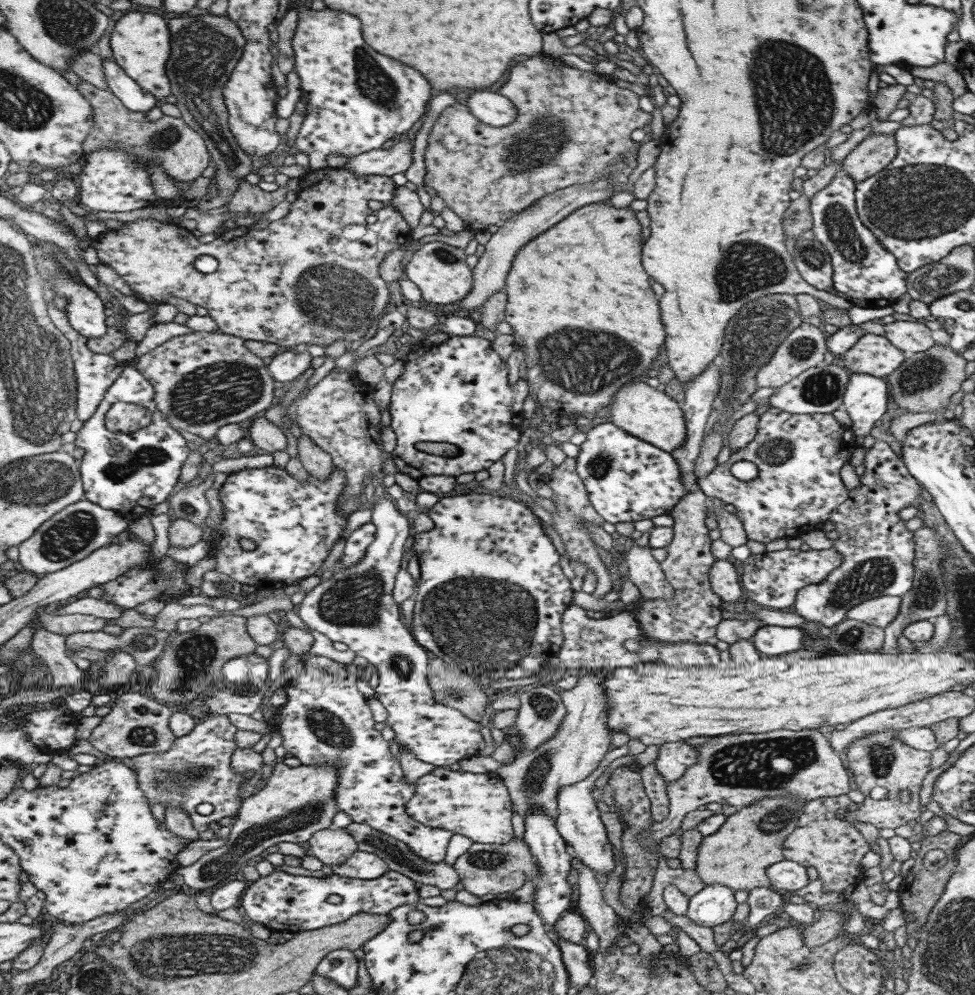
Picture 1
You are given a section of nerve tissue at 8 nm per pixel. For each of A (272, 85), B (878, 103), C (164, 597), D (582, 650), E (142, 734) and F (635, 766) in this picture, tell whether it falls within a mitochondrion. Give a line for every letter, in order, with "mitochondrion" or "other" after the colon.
A: other
B: other
C: other
D: other
E: mitochondrion
F: other

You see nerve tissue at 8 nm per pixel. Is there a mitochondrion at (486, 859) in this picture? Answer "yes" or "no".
yes

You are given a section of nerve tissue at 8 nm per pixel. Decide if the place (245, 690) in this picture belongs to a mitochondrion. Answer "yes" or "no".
yes

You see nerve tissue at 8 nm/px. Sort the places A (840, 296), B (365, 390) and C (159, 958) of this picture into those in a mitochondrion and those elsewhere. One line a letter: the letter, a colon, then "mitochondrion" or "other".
A: other
B: other
C: mitochondrion

